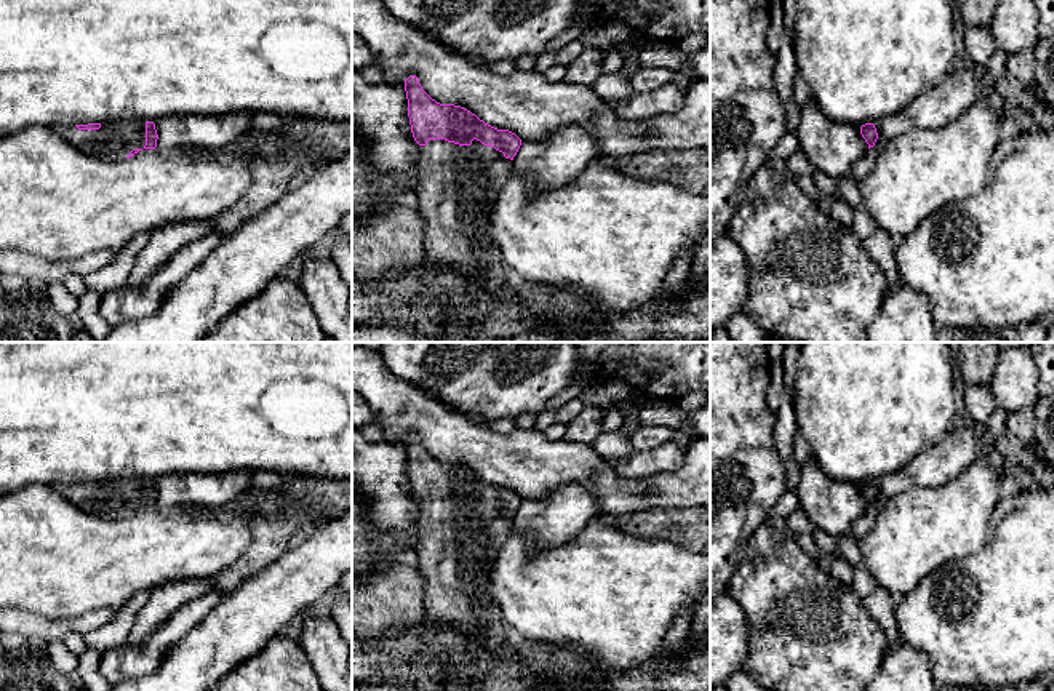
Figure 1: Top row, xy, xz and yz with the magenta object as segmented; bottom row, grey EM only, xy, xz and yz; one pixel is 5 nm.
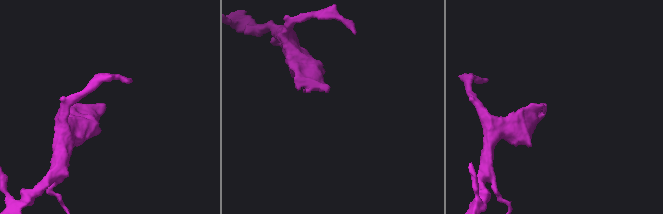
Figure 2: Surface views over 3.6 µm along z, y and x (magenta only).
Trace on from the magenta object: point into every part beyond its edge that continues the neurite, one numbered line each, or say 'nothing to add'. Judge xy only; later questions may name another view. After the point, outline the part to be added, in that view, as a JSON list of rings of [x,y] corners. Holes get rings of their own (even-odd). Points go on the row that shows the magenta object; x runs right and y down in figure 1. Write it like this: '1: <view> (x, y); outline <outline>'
1: xy (115, 139); outline [[[115,120],[99,130],[78,130],[75,125],[58,131],[82,154],[102,160],[125,160],[133,149],[146,146],[146,122]]]

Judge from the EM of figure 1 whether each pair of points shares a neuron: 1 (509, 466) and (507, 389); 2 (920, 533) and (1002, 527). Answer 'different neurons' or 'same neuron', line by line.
1: different neurons
2: different neurons

